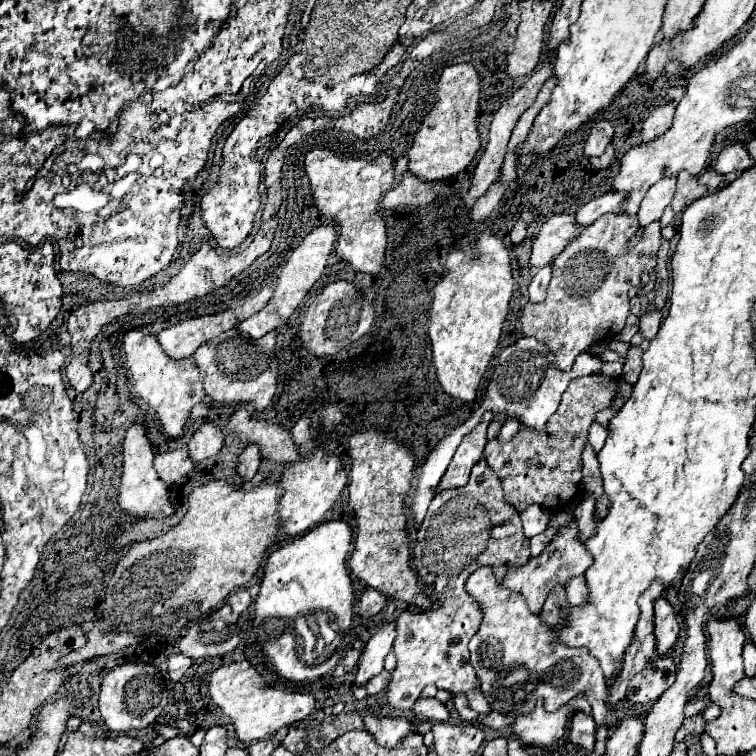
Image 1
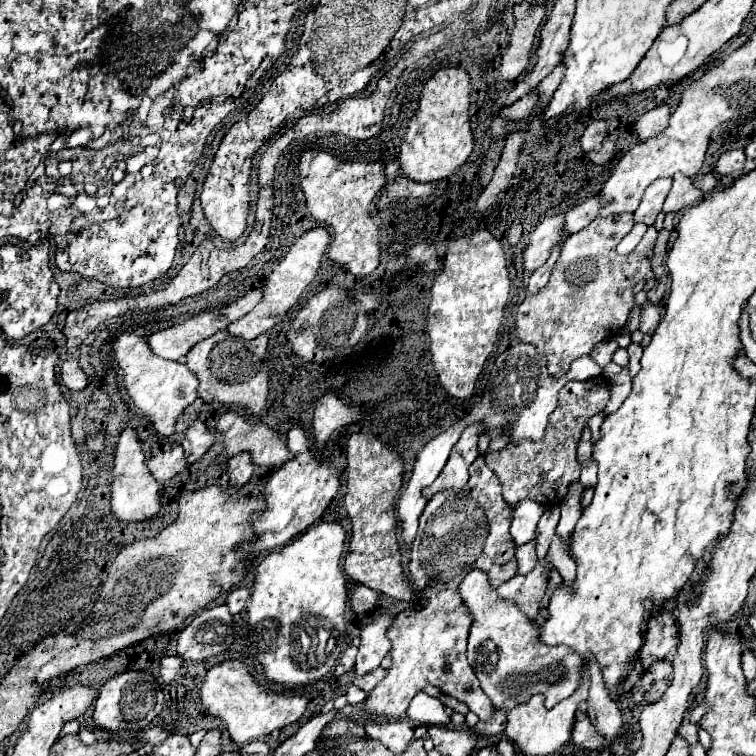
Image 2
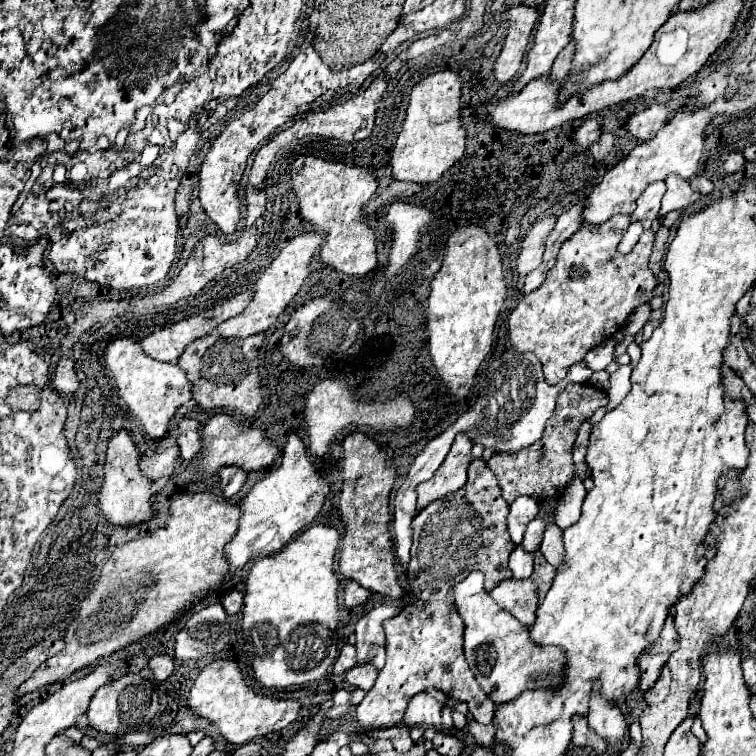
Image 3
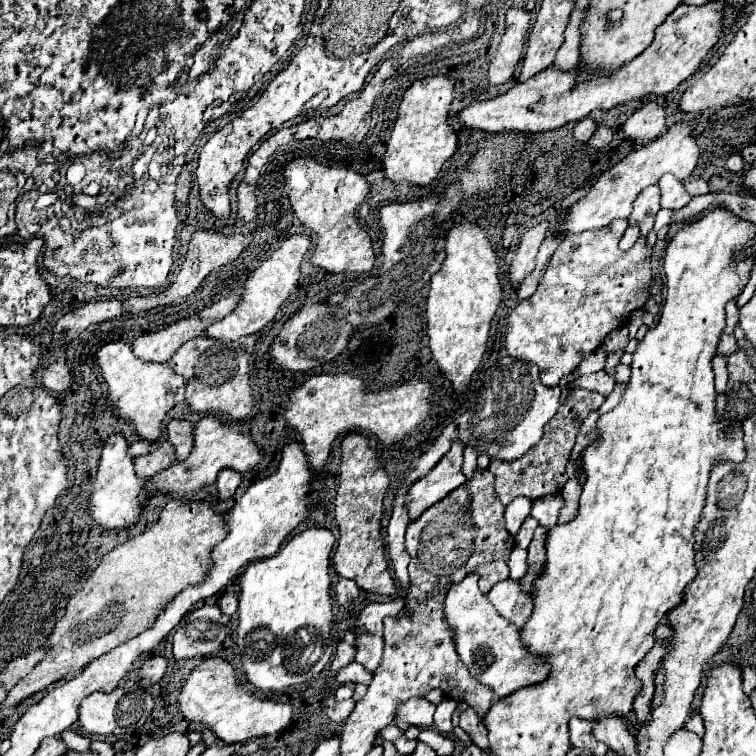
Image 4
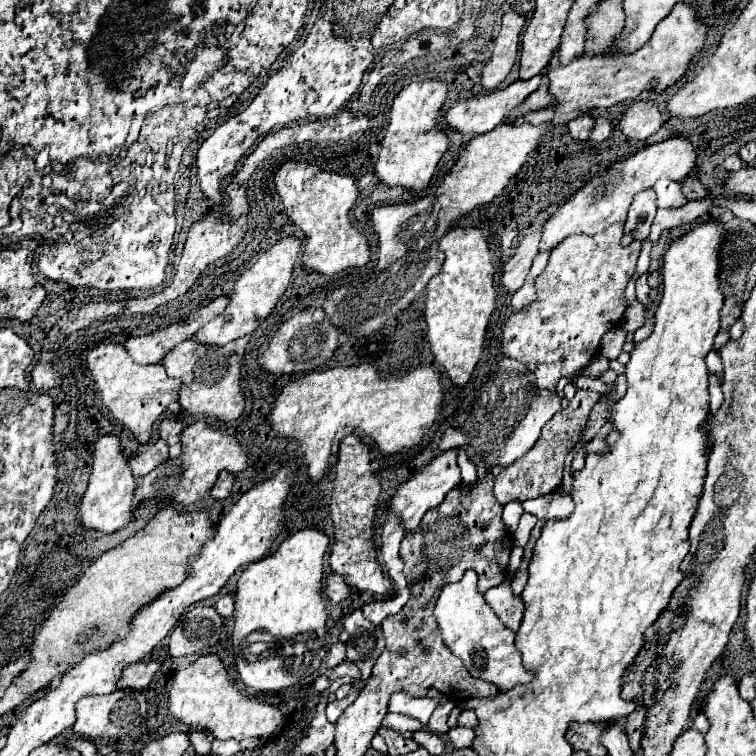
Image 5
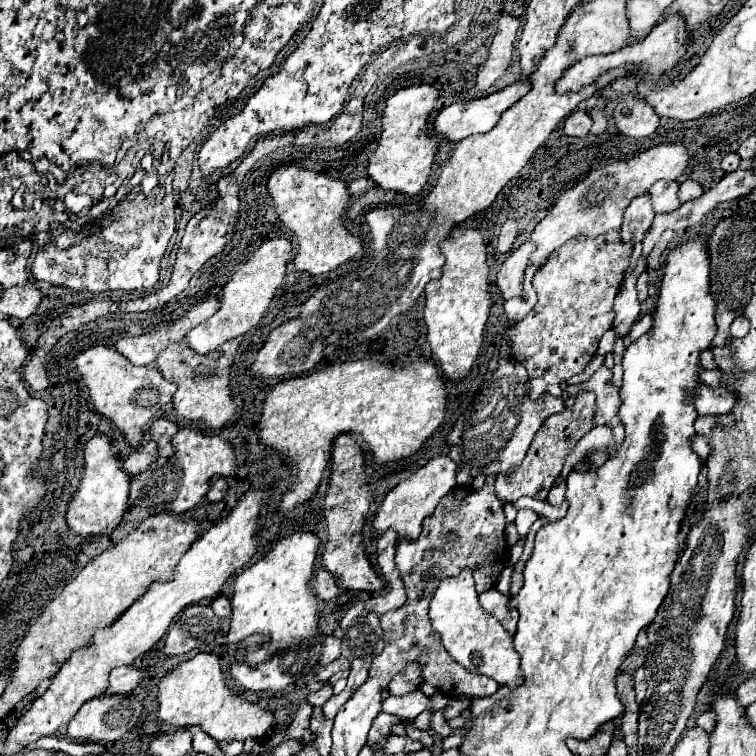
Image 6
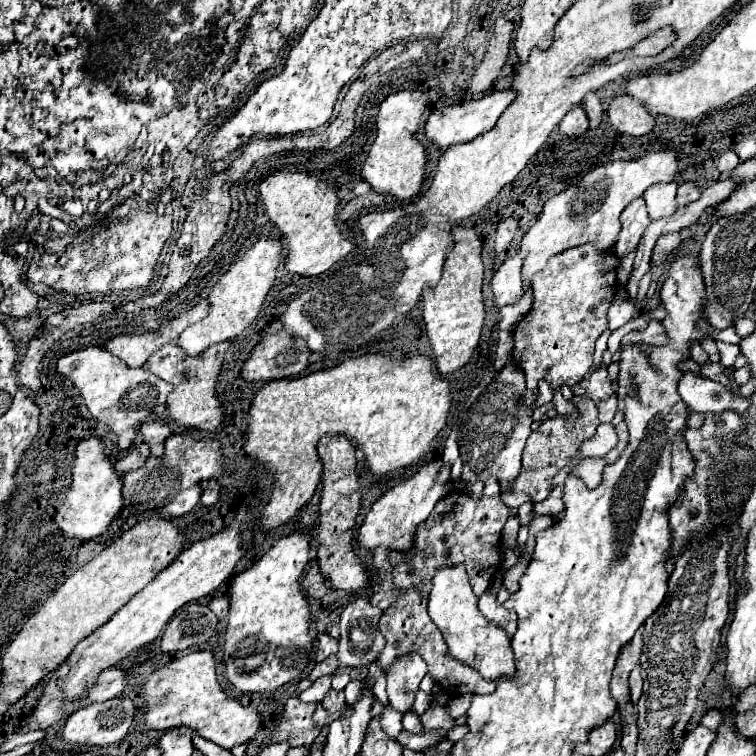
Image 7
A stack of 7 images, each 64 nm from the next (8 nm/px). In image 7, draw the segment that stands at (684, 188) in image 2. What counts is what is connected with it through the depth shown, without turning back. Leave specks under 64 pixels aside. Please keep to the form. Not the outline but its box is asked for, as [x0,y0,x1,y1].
[642,182,678,222]

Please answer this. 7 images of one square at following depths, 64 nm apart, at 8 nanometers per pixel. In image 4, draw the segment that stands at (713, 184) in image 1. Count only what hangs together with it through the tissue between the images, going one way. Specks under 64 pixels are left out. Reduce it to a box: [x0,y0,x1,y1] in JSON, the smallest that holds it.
[686,178,708,196]

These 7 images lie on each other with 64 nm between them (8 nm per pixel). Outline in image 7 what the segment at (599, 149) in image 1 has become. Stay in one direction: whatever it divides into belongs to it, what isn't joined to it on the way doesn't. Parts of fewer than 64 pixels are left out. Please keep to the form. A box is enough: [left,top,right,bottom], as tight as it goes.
[558,104,588,136]

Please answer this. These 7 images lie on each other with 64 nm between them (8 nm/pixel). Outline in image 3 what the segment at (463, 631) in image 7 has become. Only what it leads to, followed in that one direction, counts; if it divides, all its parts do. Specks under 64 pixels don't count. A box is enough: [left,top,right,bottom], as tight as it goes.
[454,572,564,704]

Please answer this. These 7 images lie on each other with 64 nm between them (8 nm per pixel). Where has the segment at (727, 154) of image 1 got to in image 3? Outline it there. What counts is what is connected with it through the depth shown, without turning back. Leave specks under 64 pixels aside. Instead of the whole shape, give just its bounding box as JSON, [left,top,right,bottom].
[724,152,746,174]

